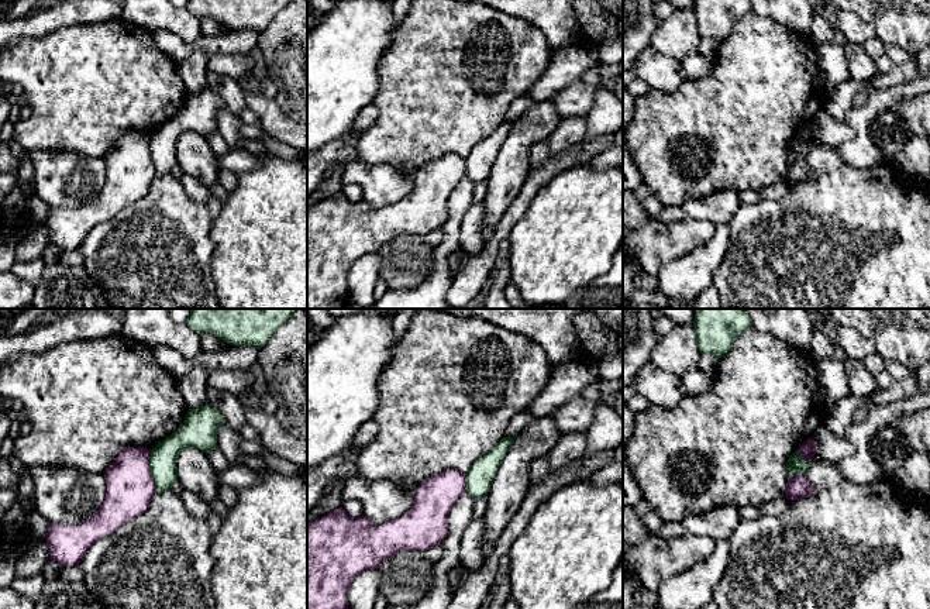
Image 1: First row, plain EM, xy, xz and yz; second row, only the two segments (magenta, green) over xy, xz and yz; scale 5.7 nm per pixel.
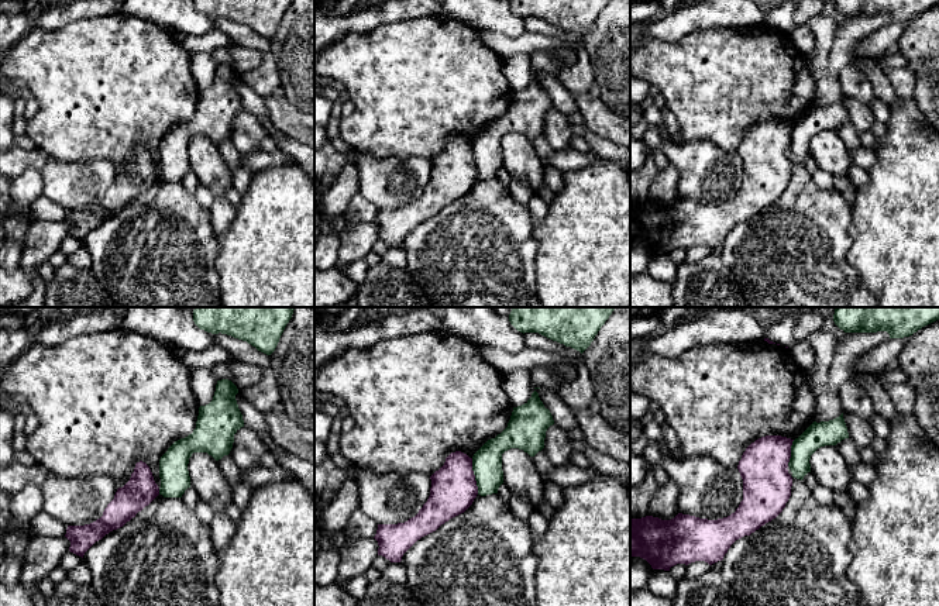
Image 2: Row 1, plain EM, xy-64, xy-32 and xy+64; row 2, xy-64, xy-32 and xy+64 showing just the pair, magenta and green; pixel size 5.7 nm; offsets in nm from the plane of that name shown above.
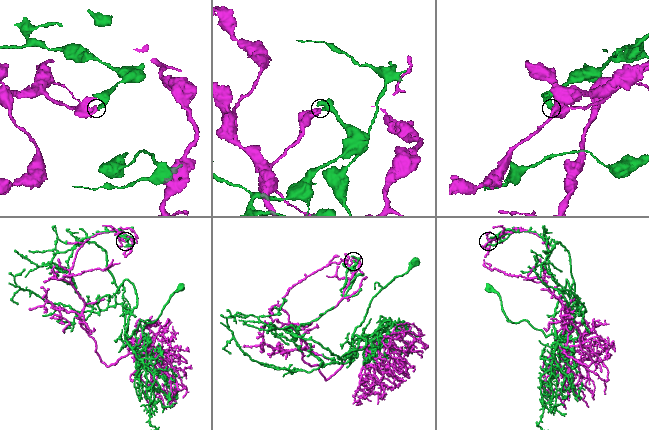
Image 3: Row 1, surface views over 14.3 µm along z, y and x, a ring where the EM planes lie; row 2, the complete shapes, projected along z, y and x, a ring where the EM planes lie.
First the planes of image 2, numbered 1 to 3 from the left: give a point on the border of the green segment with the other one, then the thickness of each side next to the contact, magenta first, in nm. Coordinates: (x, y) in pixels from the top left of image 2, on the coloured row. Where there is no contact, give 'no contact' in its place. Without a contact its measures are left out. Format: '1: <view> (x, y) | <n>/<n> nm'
1: xy-64 (158, 491) | 180/170 nm
2: xy-32 (474, 477) | 260/180 nm
3: xy+64 (790, 453) | 280/140 nm

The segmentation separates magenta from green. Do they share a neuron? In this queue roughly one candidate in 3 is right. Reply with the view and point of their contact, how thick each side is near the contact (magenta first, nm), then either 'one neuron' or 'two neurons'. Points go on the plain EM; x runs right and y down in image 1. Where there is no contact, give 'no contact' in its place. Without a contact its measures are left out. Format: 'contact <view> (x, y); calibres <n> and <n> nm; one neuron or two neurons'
contact xy (150, 155); calibres 280 and 160 nm; two neurons

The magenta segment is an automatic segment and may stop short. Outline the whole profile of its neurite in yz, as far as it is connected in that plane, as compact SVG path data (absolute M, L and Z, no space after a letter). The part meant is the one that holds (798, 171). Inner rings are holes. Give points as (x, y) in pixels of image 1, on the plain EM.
M792 159L788 162L785 180L788 185L799 182L812 182L814 179L813 171L807 159Z

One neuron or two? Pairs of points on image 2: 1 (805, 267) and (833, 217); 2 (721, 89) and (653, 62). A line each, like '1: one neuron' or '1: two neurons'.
1: one neuron
2: one neuron

